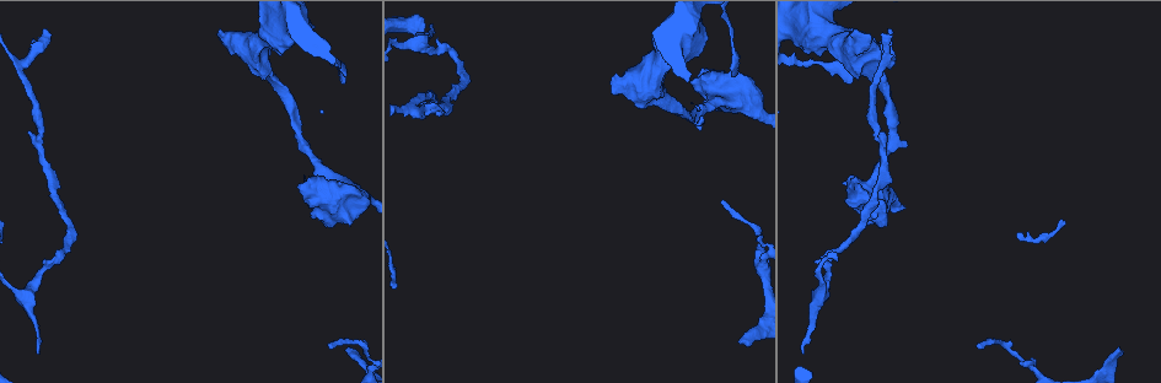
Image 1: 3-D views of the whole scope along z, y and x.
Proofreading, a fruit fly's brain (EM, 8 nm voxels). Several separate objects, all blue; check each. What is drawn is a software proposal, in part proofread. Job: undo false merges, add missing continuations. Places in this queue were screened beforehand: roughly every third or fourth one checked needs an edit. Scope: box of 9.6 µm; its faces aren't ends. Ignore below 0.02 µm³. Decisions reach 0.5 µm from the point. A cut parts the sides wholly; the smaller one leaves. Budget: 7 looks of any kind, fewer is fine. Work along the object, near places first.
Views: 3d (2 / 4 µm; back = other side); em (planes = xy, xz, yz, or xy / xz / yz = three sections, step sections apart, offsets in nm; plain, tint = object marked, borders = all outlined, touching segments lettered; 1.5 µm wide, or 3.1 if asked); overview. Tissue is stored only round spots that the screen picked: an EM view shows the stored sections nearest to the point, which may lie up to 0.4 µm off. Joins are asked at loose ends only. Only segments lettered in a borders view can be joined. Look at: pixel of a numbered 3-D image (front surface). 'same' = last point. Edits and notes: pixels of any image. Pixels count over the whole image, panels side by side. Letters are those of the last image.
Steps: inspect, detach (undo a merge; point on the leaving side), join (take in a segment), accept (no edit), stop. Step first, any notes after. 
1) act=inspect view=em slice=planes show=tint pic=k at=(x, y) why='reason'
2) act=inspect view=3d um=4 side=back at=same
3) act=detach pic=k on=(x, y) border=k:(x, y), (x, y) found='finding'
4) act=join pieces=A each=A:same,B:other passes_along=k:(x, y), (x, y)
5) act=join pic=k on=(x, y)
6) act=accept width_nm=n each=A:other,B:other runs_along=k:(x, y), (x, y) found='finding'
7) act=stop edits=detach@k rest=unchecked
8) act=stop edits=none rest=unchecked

act=inspect view=em slice=xz step=8 show=tint pic=1 at=(614, 92) why='thick end'

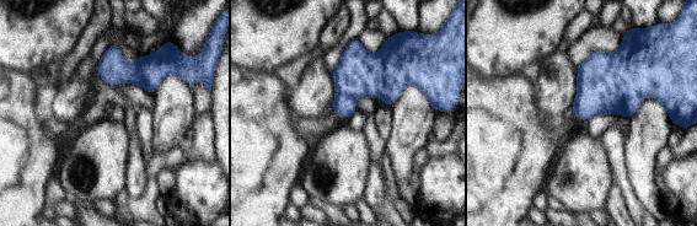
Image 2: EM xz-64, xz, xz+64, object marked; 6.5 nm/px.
act=inspect view=em slice=planes show=borders at=same

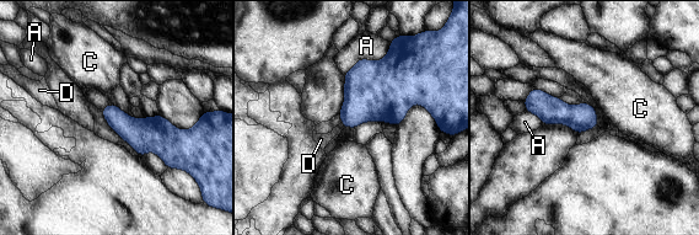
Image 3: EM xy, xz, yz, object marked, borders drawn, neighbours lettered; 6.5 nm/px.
act=join pieces=D longest_contact=A:380nm each=A:other,C:other,D:same passes_along=3:(369, 96), (343, 124), (321, 139) found='it goes on there'

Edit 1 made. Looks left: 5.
act=inspect view=overview

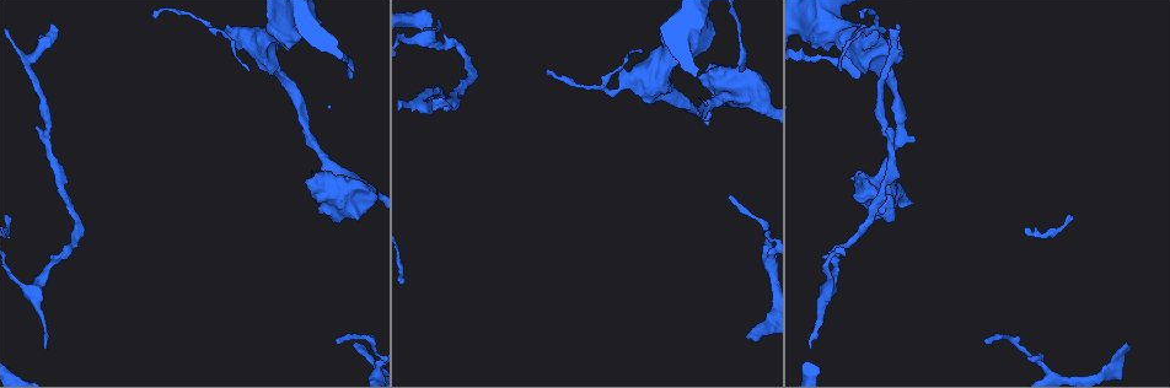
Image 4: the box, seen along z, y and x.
act=inspect view=em slice=planes show=borders pic=4 at=(746, 338) why='branch stops here'

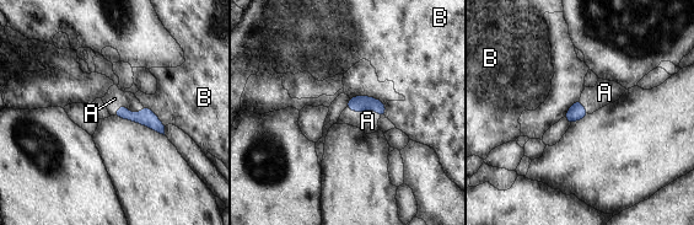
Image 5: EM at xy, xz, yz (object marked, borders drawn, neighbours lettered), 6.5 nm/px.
act=join pieces=A each=A:same,B:other passes_along=5:(146, 117), (125, 108), (114, 98) found='the neuron continues'

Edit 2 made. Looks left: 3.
act=stop edits=join@3,join@5 rest=unchecked

